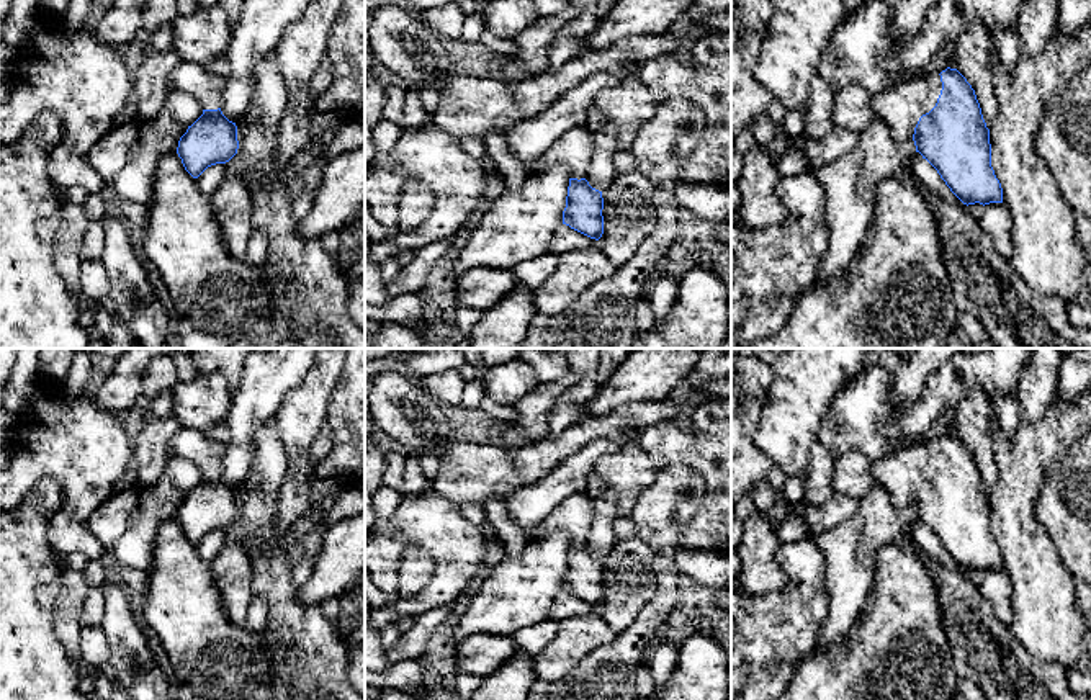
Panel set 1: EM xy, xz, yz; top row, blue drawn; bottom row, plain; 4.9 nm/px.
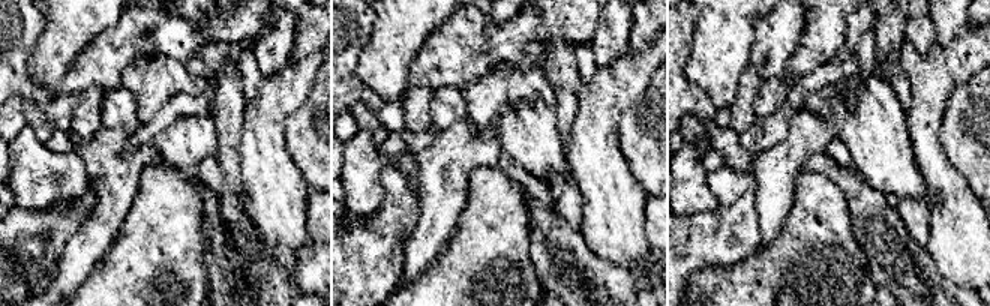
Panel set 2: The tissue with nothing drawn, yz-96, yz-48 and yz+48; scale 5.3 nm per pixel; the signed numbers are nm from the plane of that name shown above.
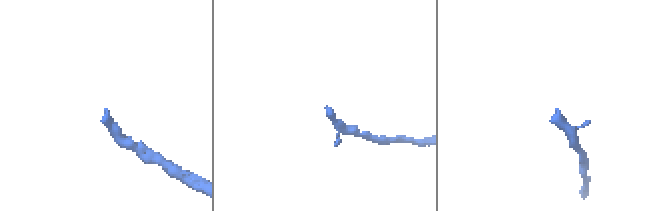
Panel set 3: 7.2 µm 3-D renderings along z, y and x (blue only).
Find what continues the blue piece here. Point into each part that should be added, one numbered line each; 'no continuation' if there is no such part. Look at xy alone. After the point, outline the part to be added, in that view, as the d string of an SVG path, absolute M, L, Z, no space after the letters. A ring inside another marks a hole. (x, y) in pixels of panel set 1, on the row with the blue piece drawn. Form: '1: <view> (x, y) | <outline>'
1: xy (193, 79) | M182 61L168 80L170 88L196 98L203 110L218 110L222 105L224 80L211 74L206 65Z

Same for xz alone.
1: xz (573, 149) | M587 126L571 128L543 155L530 162L530 172L564 165L571 178L586 178L592 160L592 132Z

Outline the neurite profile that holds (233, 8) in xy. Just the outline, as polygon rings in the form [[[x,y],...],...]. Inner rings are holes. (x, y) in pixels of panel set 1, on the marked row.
[[[195,0],[198,10],[219,8],[226,13],[229,26],[232,28],[240,16],[244,0]]]

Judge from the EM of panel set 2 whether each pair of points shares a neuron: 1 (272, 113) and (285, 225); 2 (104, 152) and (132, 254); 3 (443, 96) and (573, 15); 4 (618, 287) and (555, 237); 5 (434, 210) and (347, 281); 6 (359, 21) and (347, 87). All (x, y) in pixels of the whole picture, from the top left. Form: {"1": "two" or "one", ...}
{"1": "one", "2": "two", "3": "two", "4": "one", "5": "two", "6": "one"}

